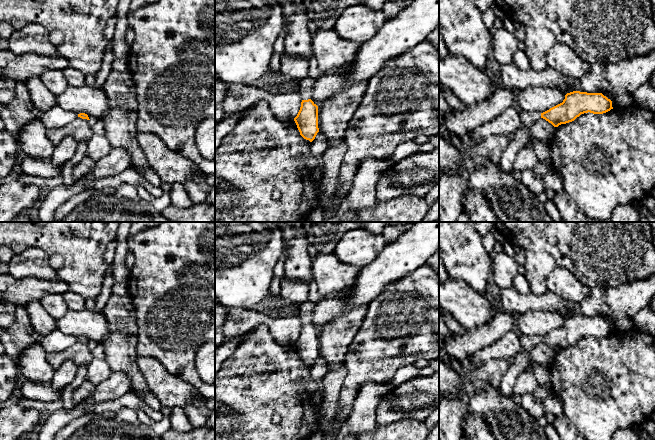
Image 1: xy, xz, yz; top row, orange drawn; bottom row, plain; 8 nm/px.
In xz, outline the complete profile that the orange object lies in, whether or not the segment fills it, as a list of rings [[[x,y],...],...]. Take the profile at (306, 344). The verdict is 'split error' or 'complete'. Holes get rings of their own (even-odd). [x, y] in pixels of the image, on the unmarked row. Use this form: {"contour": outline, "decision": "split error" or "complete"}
{"contour": [[[307,300],[299,307],[300,320],[302,322],[301,331],[294,342],[300,359],[312,366],[317,357],[318,352],[318,330],[311,324],[311,317],[314,311],[315,304]]], "decision": "split error"}

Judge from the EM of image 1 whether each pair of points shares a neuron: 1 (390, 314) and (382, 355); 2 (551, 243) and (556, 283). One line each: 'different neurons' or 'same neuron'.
1: same neuron
2: different neurons

